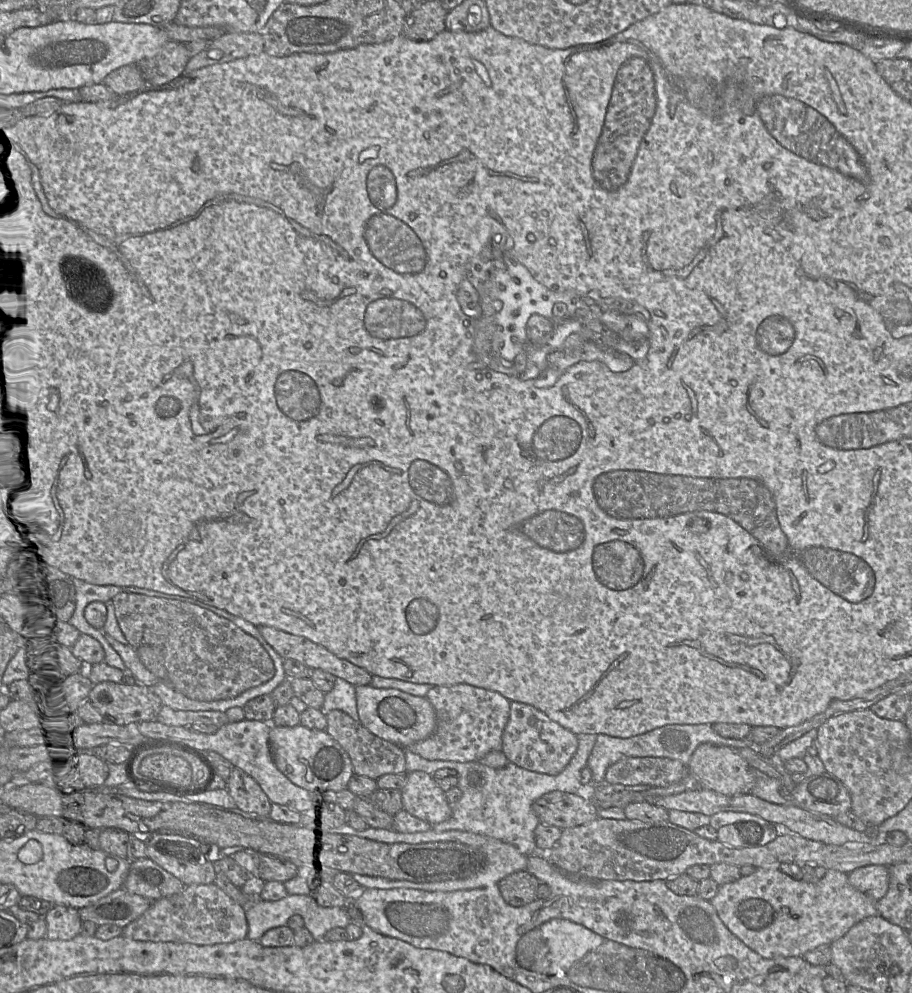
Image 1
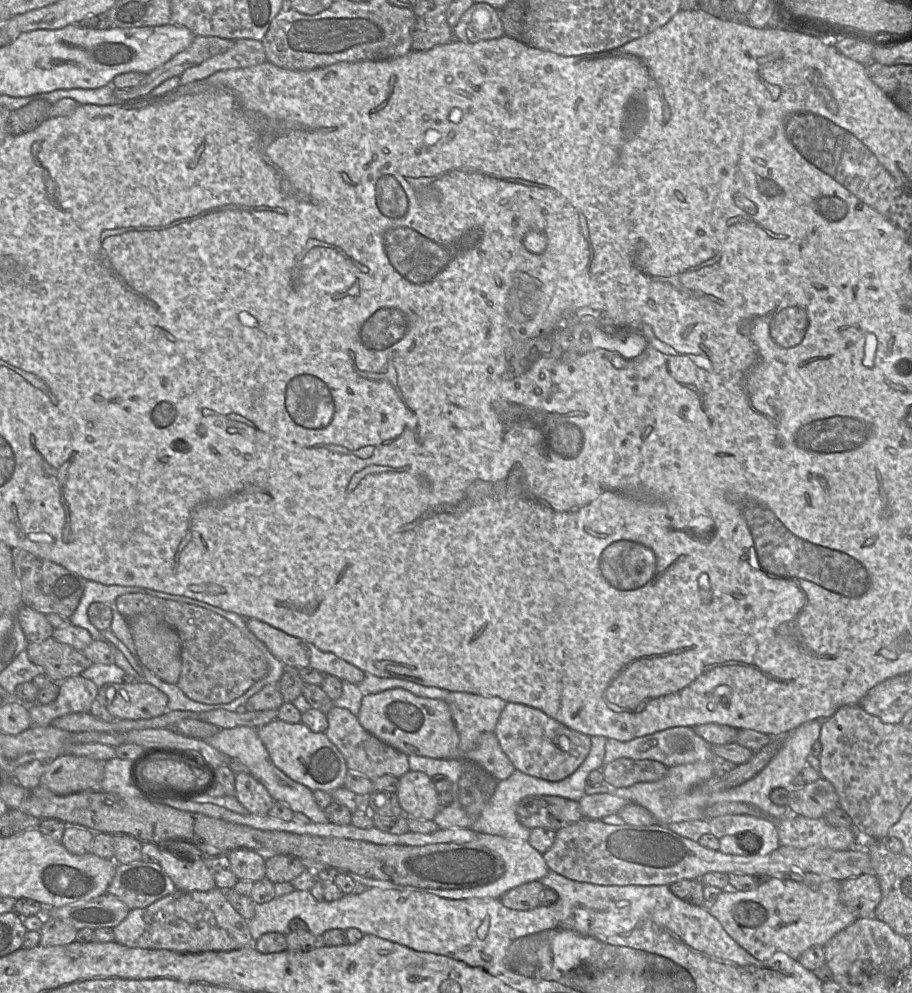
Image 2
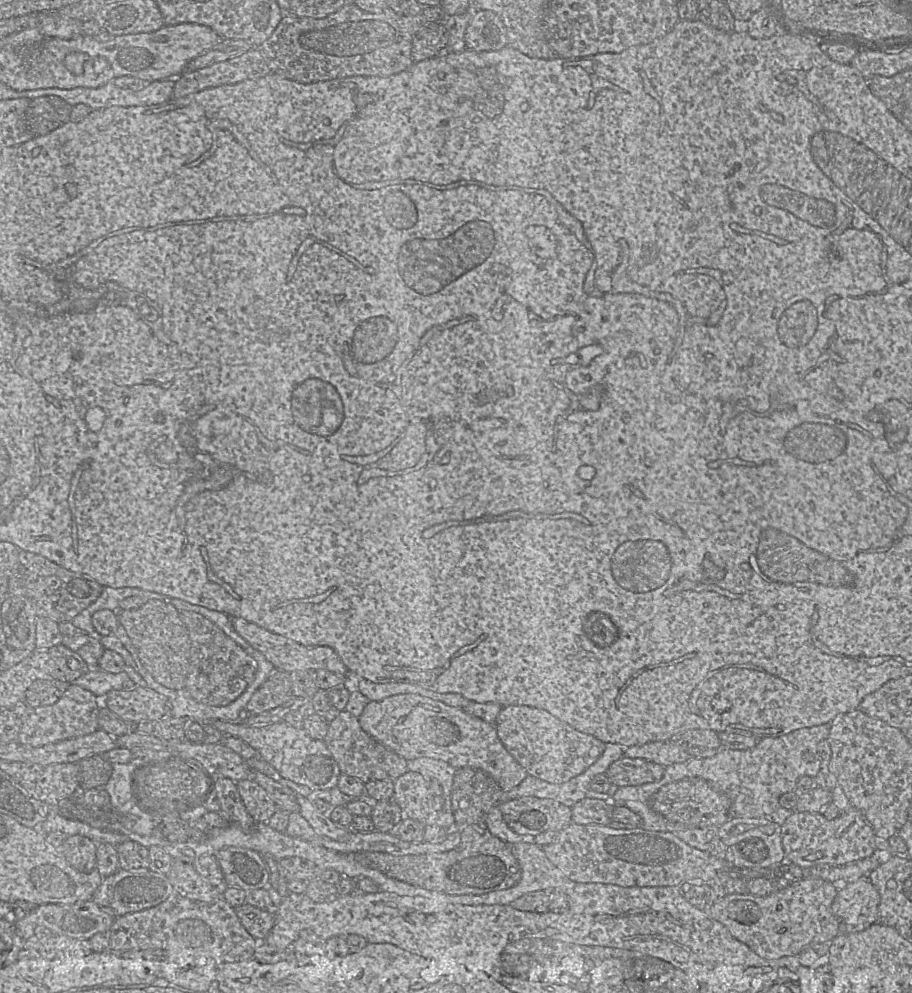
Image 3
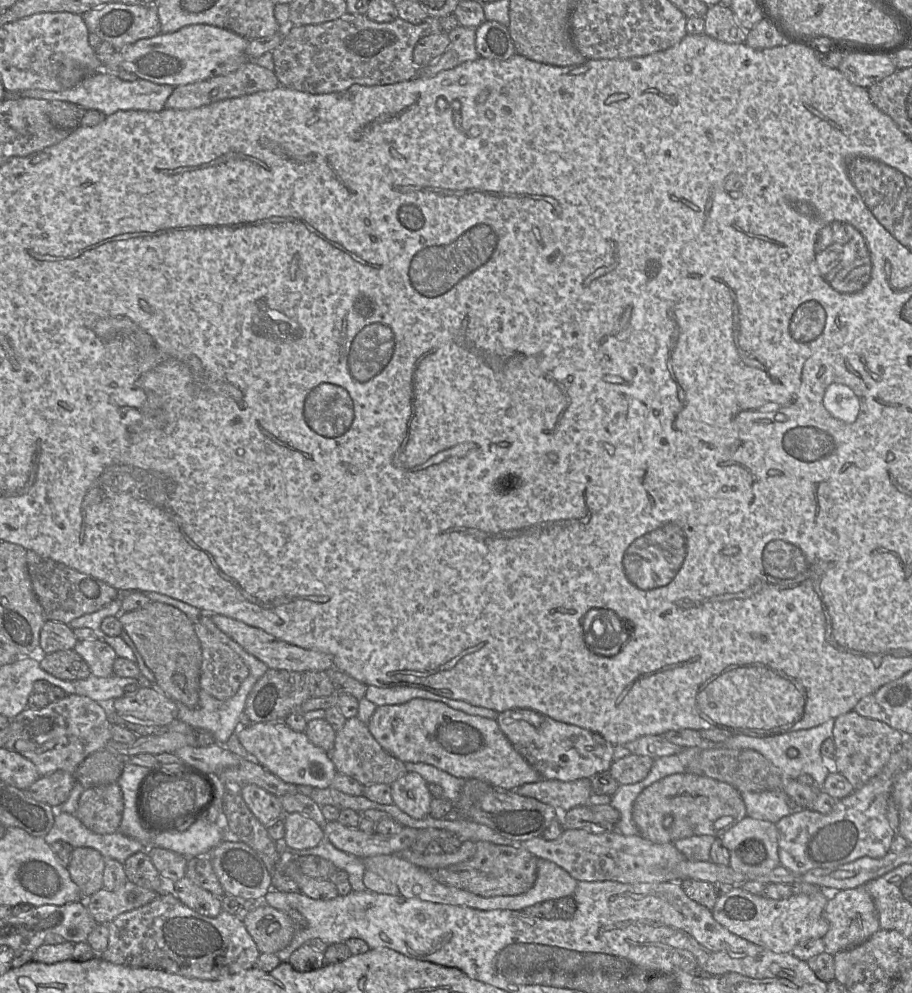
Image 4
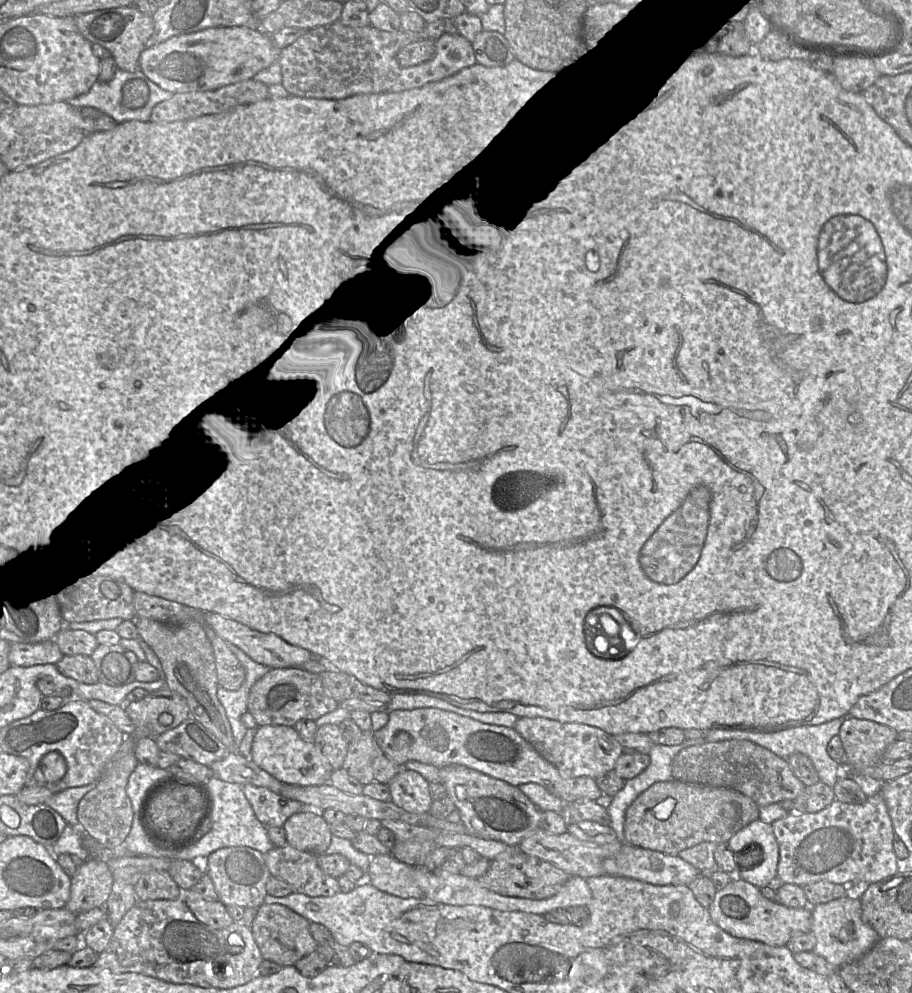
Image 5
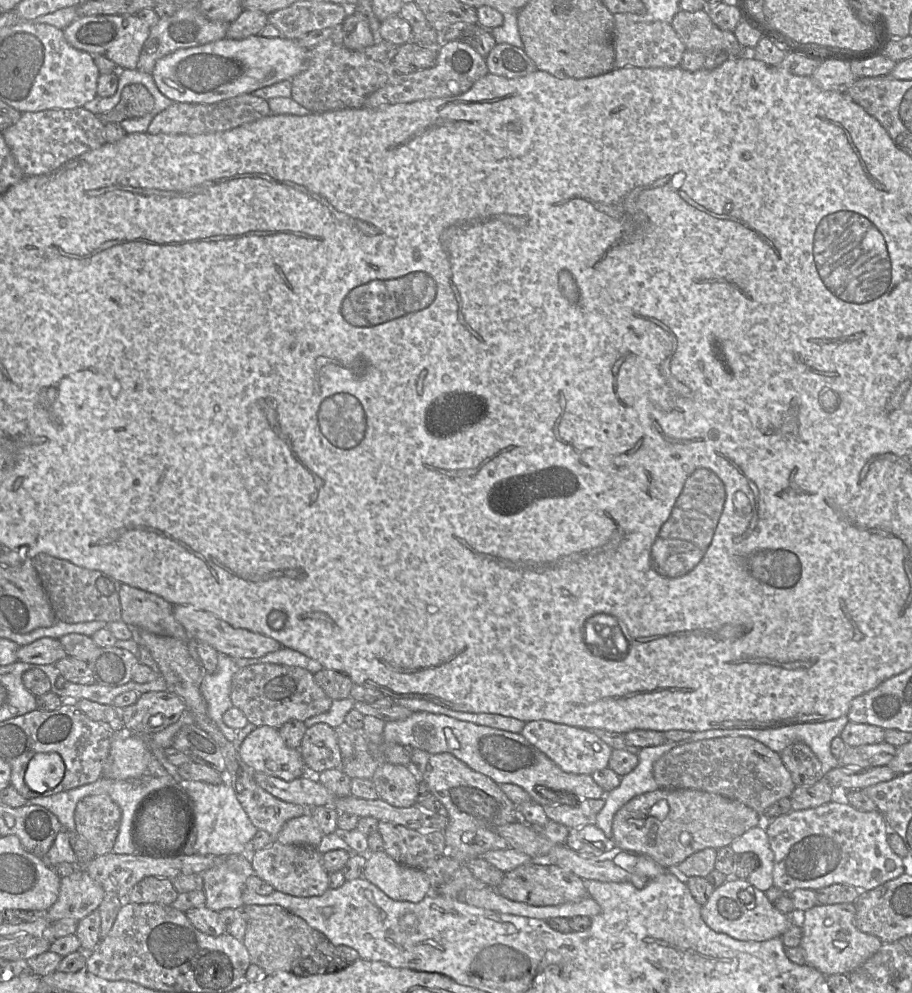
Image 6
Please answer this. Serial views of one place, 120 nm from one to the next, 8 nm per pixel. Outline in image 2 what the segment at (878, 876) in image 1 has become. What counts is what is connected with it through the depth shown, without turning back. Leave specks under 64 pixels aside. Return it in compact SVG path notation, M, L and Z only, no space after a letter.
M872 871L841 882L840 900L857 918L868 918L882 899L878 878Z

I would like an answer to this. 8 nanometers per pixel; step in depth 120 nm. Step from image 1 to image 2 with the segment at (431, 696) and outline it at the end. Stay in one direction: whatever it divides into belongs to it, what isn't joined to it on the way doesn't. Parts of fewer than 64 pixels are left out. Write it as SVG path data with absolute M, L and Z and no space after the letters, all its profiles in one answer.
M452 691L444 701L450 709L463 752L472 749L483 733L494 732L507 703L499 697Z

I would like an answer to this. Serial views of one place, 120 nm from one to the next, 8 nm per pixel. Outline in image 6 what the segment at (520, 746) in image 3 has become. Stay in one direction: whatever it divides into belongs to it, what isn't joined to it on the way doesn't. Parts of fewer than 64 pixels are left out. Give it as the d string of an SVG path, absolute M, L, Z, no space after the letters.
M533 720L525 723L520 732L527 741L542 751L563 771L574 774L592 774L608 767L613 748L589 729L555 723L548 720Z

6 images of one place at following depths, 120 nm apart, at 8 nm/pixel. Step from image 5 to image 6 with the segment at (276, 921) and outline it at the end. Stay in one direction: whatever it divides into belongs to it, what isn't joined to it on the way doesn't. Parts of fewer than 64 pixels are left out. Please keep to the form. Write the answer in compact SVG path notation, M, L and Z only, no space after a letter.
M244 905L242 909L247 921L242 942L250 954L251 963L260 966L268 974L291 971L295 963L317 951L312 940L313 929L304 919L285 908L279 905Z

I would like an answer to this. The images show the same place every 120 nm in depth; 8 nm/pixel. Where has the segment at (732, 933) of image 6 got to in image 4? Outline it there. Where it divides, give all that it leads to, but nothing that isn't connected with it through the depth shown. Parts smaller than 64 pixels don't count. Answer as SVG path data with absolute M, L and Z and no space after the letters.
M735 886L717 897L711 912L719 924L737 936L774 953L790 953L797 944L823 938L829 930L829 923L824 917L828 893L820 890L812 895L792 894L788 898L775 900L765 895L753 895L741 886Z

